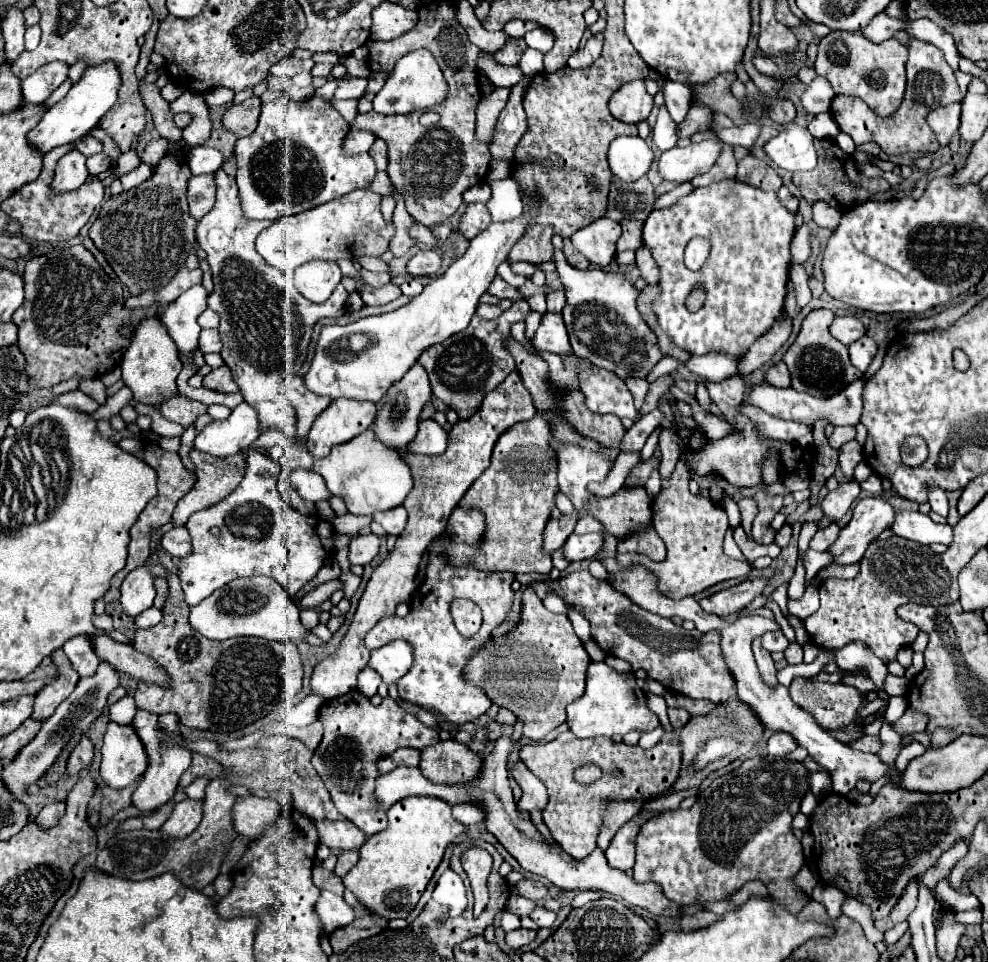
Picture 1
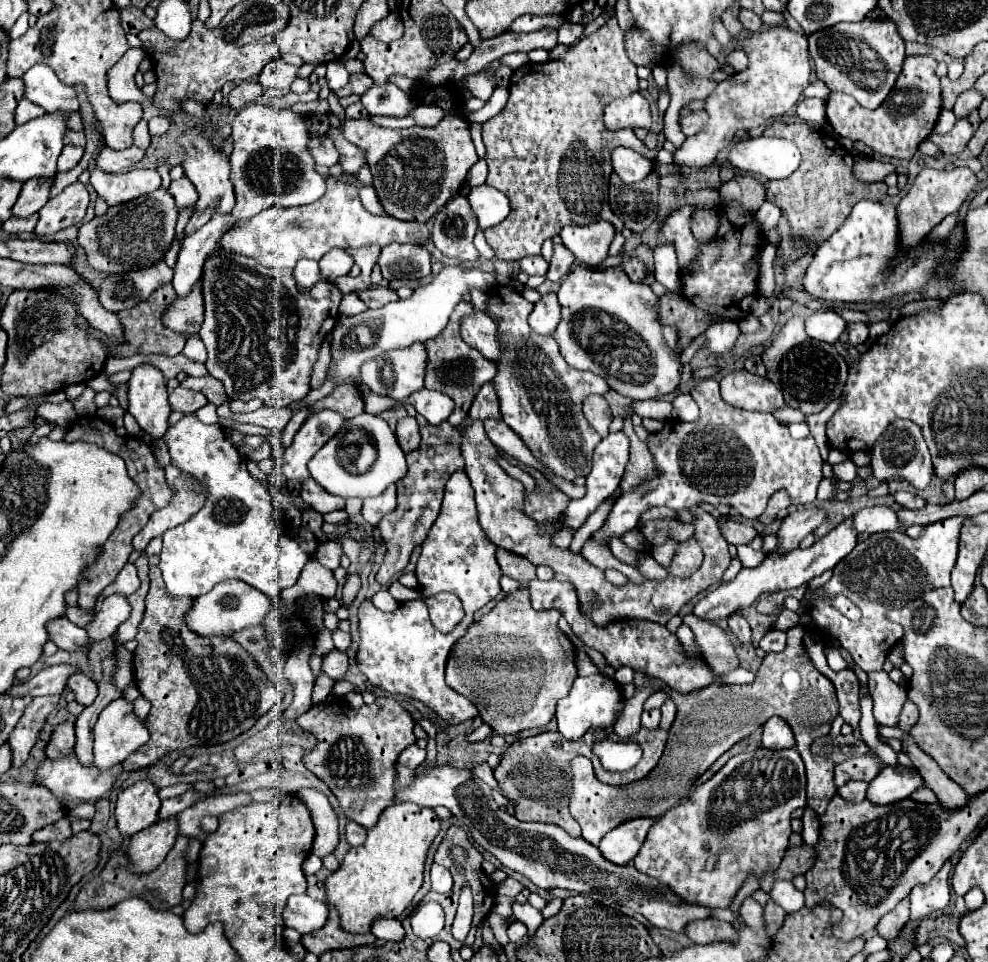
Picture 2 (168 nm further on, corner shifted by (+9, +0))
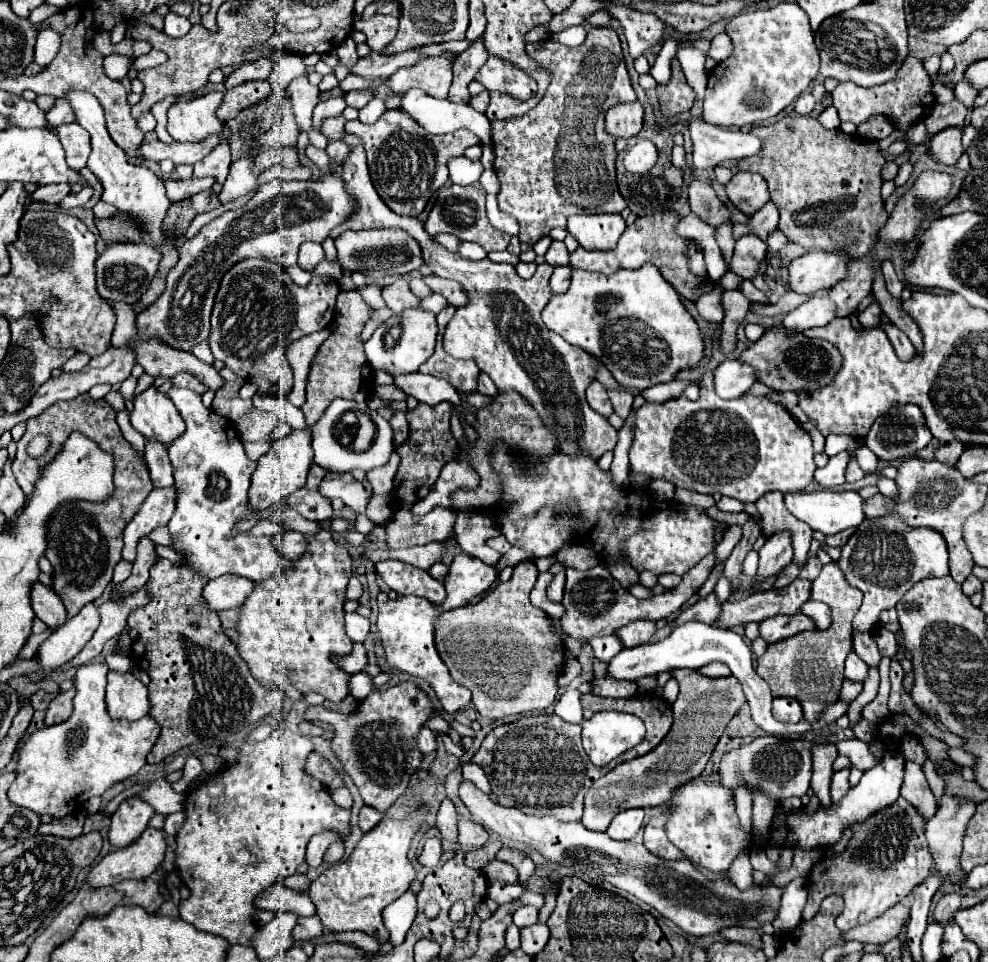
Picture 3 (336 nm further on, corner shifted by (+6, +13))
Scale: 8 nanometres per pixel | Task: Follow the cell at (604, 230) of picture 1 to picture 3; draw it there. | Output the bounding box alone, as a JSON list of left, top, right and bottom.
[568,214,624,250]

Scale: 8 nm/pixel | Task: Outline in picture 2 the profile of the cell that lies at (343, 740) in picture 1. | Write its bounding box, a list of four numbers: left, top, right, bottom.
[297,697,417,829]

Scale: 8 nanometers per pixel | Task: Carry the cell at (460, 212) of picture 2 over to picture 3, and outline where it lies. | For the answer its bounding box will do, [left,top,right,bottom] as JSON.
[424,184,510,252]

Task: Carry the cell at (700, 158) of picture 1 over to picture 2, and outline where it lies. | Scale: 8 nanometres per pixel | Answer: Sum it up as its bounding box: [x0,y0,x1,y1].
[675,25,811,167]

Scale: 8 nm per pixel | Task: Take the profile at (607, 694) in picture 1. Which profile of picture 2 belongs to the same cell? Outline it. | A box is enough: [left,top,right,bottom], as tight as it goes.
[557,675,625,741]

